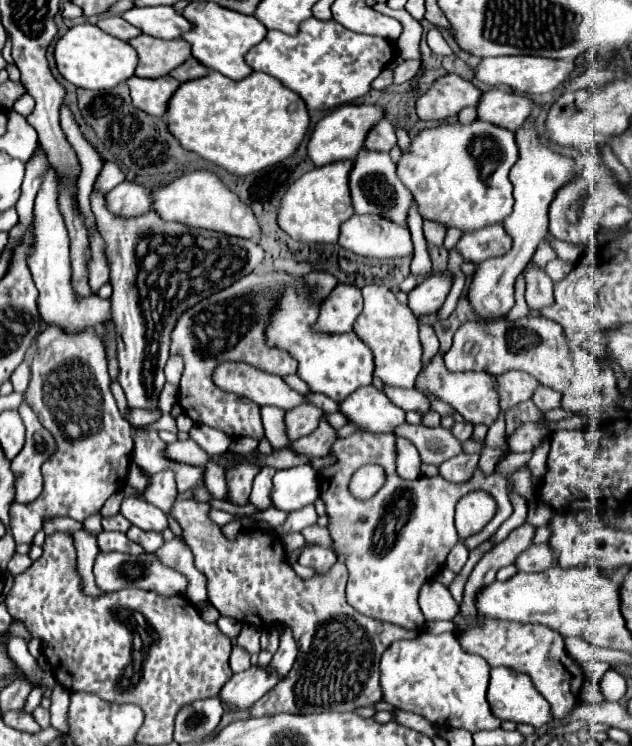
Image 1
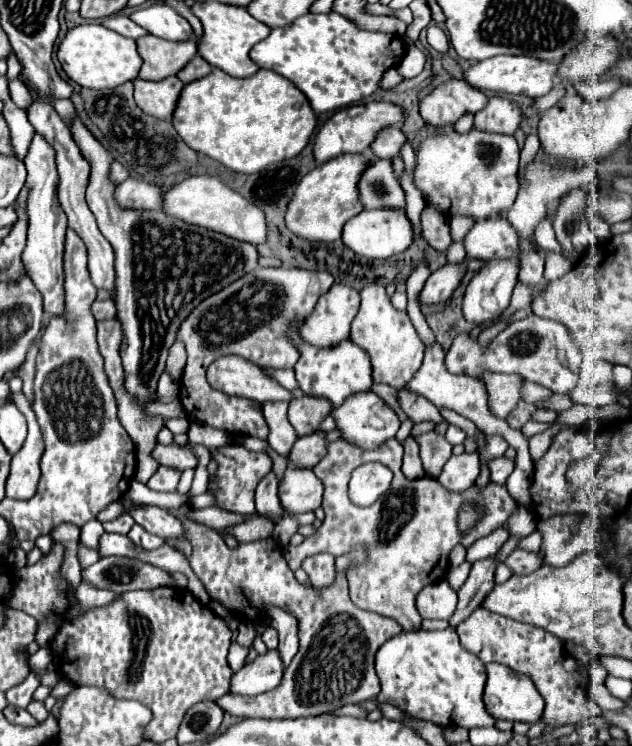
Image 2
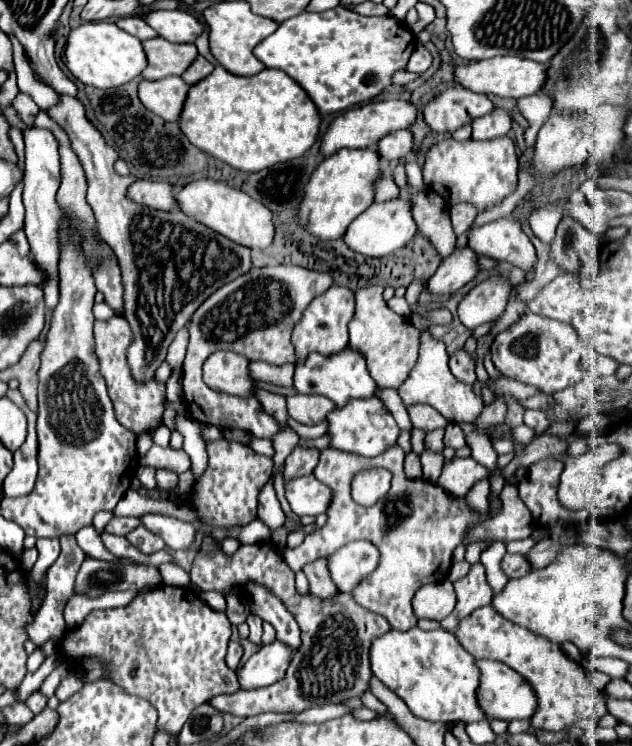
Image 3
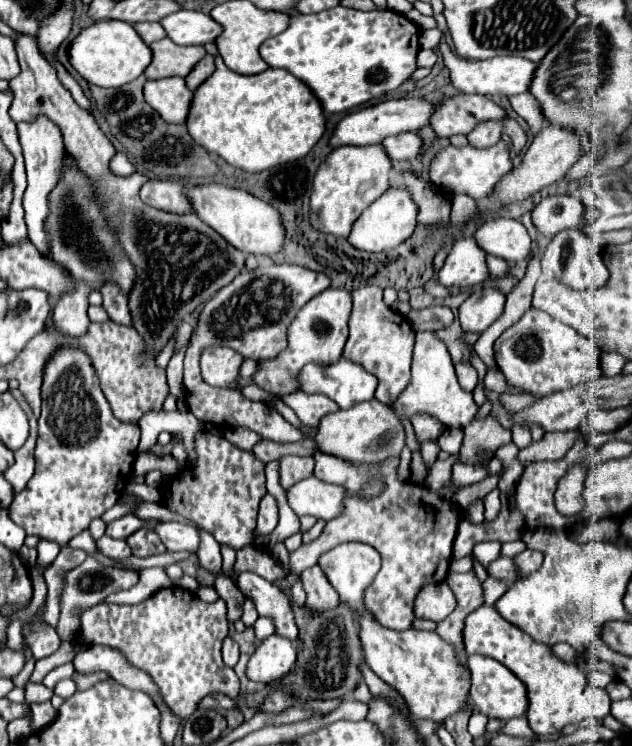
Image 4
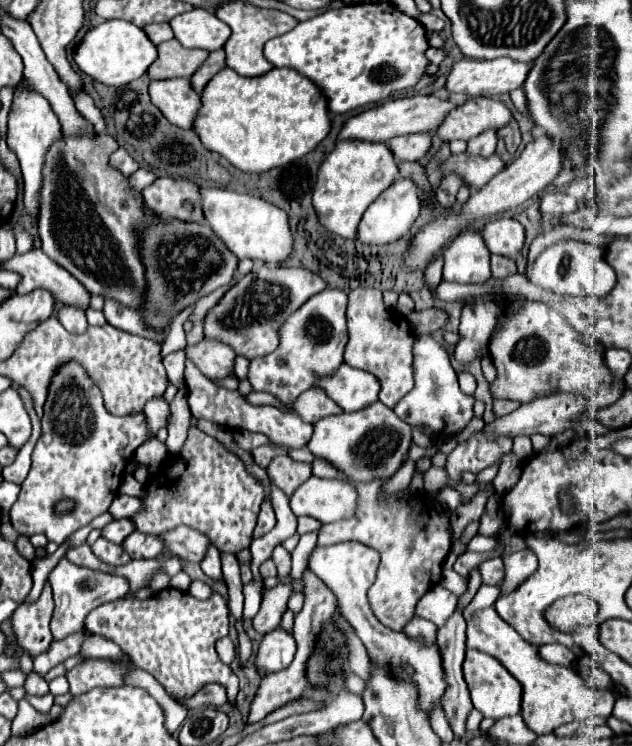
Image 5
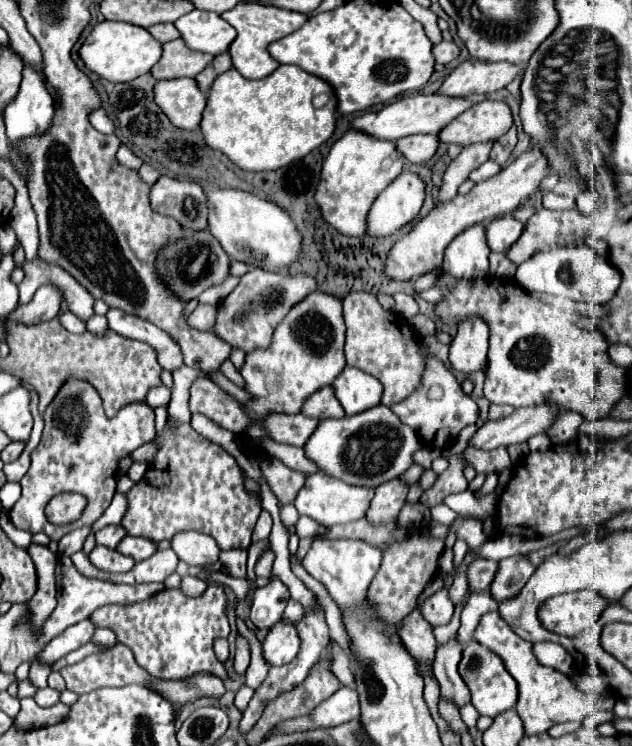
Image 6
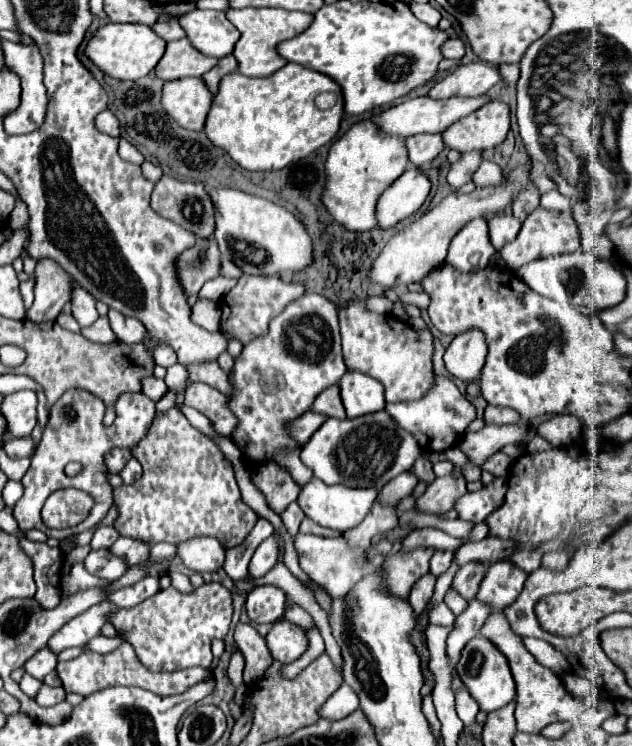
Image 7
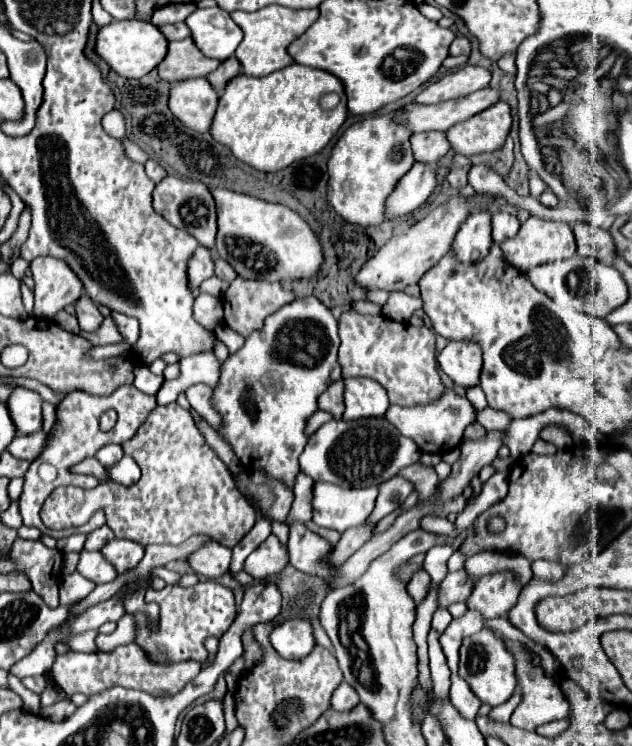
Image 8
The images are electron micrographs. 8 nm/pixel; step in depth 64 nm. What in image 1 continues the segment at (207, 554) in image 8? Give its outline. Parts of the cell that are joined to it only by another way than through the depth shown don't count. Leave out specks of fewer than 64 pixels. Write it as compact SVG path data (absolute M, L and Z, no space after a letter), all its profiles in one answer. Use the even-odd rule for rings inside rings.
M124 498L120 514L124 514L134 526L142 530L154 530L154 532L164 532L170 528L168 516L154 504L138 498Z

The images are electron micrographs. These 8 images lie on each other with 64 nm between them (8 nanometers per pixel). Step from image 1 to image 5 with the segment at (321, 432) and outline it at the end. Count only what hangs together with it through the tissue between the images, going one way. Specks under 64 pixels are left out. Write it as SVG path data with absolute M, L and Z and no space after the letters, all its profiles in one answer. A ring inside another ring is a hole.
M276 456L268 466L266 472L276 488L280 488L288 498L294 494L294 490L306 482L312 476L310 464L300 464L290 460L288 456Z

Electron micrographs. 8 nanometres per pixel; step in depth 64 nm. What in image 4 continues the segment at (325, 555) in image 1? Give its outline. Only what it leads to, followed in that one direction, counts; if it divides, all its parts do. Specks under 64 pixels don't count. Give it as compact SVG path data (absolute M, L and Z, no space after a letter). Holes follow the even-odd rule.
M312 566L312 568L304 570L300 574L300 580L302 580L304 592L306 592L304 608L308 610L308 614L322 614L340 604L336 590L328 584L328 580L324 580L324 574L320 572L320 568Z

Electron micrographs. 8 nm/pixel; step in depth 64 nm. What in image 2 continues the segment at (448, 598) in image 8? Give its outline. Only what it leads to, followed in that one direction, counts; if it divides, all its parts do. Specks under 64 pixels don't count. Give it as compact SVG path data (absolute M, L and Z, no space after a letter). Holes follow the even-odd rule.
M516 550L512 552L504 564L512 570L514 576L524 576L524 574L532 574L540 564L540 556L536 556L536 552L526 552L526 550Z

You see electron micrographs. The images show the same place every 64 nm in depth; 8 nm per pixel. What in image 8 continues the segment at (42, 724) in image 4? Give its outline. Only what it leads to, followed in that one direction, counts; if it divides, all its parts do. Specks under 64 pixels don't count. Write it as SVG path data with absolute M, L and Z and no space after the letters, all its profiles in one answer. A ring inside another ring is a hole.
M48 684L46 690L40 694L40 698L42 698L42 706L50 706L50 704L54 704L54 702L58 702L58 700L64 700L66 694L60 692L54 684Z

